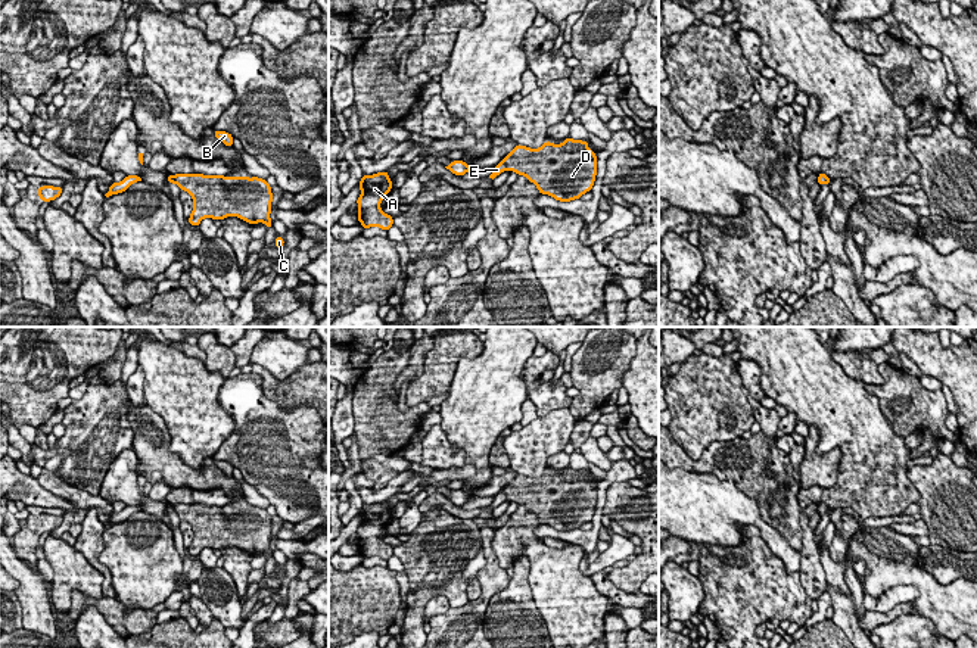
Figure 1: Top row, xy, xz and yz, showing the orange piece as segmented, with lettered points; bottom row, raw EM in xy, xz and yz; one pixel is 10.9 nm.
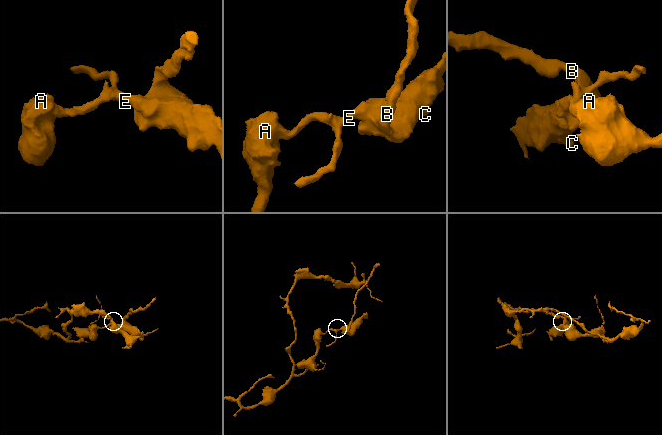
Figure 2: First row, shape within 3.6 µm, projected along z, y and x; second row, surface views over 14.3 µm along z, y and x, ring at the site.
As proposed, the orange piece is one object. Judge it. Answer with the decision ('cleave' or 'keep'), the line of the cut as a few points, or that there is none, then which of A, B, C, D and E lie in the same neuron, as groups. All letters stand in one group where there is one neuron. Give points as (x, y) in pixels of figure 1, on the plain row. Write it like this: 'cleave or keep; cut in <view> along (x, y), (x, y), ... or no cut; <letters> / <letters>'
cleave; cut in xz along (503, 491), (506, 498); A E / B C D

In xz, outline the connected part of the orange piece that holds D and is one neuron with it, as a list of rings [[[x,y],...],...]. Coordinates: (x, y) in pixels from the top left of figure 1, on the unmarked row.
[[[567,467],[561,474],[545,471],[539,479],[516,474],[502,492],[505,499],[533,513],[539,524],[570,532],[592,521],[597,483],[586,476],[588,473]]]

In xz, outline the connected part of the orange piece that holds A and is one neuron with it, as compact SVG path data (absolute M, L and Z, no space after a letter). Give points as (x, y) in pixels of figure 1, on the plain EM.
M388 501L373 505L363 505L358 517L361 524L357 529L360 538L357 548L363 558L379 557L388 561L393 555L393 546L380 539L382 529L393 518Z

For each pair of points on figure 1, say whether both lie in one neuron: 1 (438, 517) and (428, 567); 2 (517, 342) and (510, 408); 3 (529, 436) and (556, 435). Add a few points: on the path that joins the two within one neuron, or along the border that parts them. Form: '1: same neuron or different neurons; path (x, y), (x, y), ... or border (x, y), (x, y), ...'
1: same neuron; path (435, 529), (432, 532), (433, 555)
2: same neuron; path (510, 358), (510, 392)
3: same neuron; path (535, 436), (550, 435)

